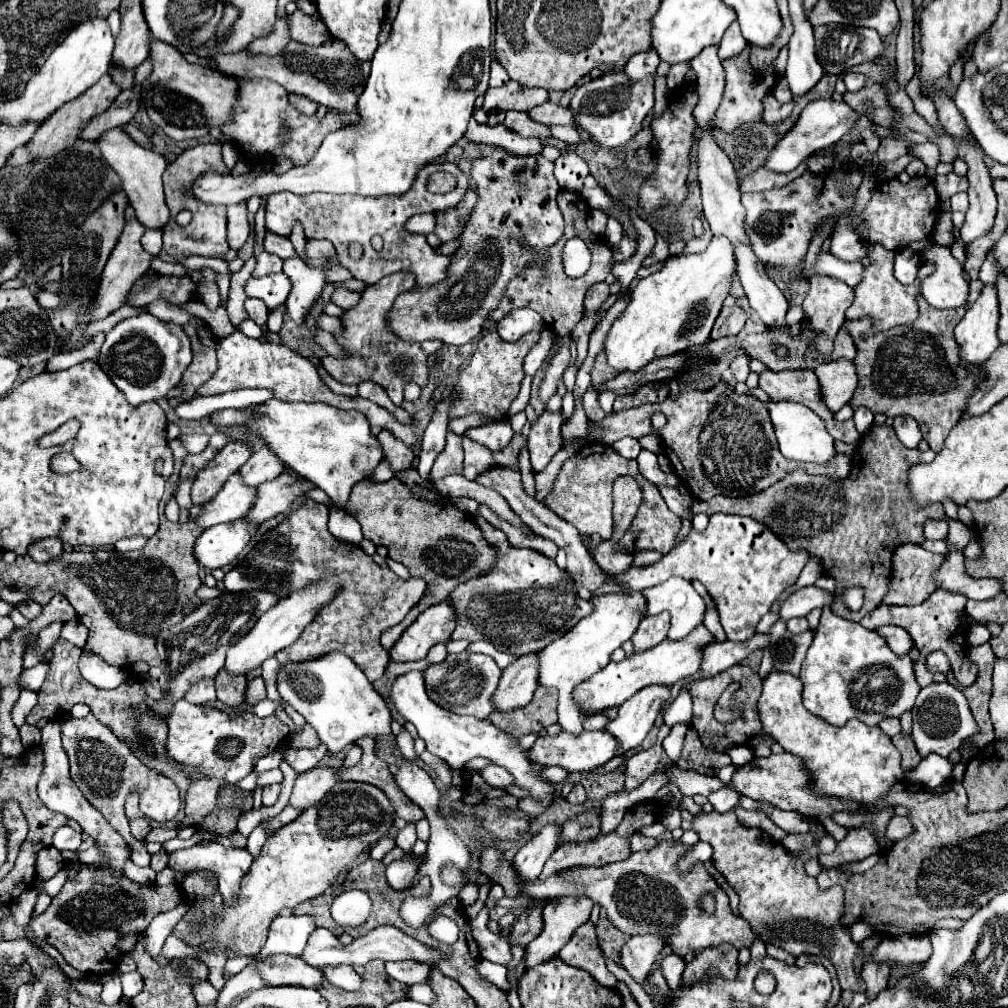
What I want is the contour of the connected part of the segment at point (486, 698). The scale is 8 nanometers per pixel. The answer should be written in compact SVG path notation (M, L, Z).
M449 654L441 664L431 664L425 670L425 684L429 698L439 704L441 708L451 710L453 714L469 714L479 720L487 720L491 712L495 712L495 706L491 702L491 694L495 694L497 684L501 678L499 666L485 656L485 654Z

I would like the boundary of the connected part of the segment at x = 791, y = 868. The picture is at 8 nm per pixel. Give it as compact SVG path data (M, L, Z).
M701 812L695 816L695 822L683 820L683 830L695 830L699 840L705 840L713 846L713 862L717 870L727 878L727 882L739 894L739 914L749 922L751 930L763 938L763 942L773 942L791 954L823 954L827 956L839 974L841 988L851 994L865 992L861 976L855 976L853 960L861 954L863 964L869 954L881 942L879 936L869 936L861 944L855 944L849 938L849 928L839 926L843 914L843 888L833 886L829 890L819 890L817 878L805 874L803 864L795 862L783 846L769 838L759 828L741 826L735 812Z

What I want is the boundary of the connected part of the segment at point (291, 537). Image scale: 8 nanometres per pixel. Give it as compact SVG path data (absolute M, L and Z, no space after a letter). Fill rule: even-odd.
M307 500L307 504L293 512L285 522L261 536L243 562L225 574L224 587L229 592L266 589L277 594L291 594L307 584L323 580L329 572L337 574L343 582L341 594L319 612L295 644L277 652L277 660L281 664L307 662L329 652L343 652L357 662L369 682L375 682L383 676L385 666L389 664L389 656L383 656L379 642L381 632L397 626L407 616L407 612L421 600L427 584L421 578L409 578L399 580L395 588L395 574L391 574L389 584L381 592L381 582L387 582L385 570L359 546L333 538L327 530L327 518L329 508L325 504Z

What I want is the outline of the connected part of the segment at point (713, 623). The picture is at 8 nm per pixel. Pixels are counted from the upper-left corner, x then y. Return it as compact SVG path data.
M715 606L705 610L703 624L705 624L705 626L707 626L707 630L717 638L717 642L723 642L723 640L725 640L725 632L723 632L723 628L721 628L721 624L719 624L719 616L717 616Z

